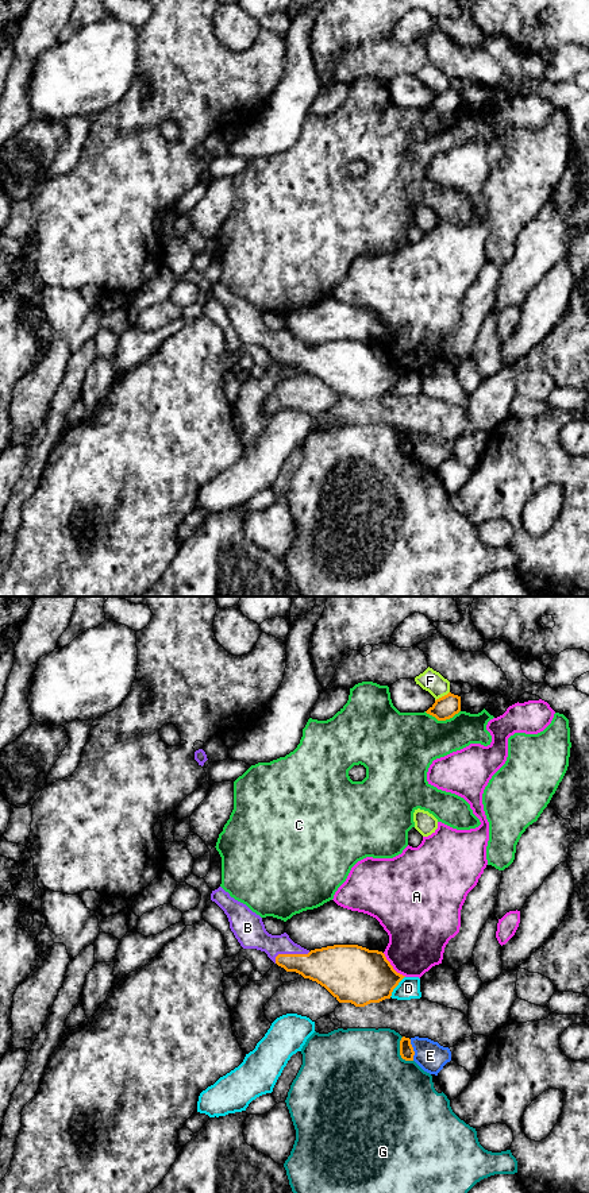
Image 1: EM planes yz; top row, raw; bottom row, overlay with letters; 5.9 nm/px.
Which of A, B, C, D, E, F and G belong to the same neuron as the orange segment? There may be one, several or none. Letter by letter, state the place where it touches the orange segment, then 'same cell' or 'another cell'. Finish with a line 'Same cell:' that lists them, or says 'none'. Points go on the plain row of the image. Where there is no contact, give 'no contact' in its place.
A: contact yz (392, 362); another cell
B: contact yz (289, 350); same cell
C: contact yz (442, 115); another cell
D: contact yz (396, 381); another cell
E: contact yz (412, 446); another cell
F: contact yz (442, 92); another cell
G: contact yz (400, 448); another cell
Same cell: B

